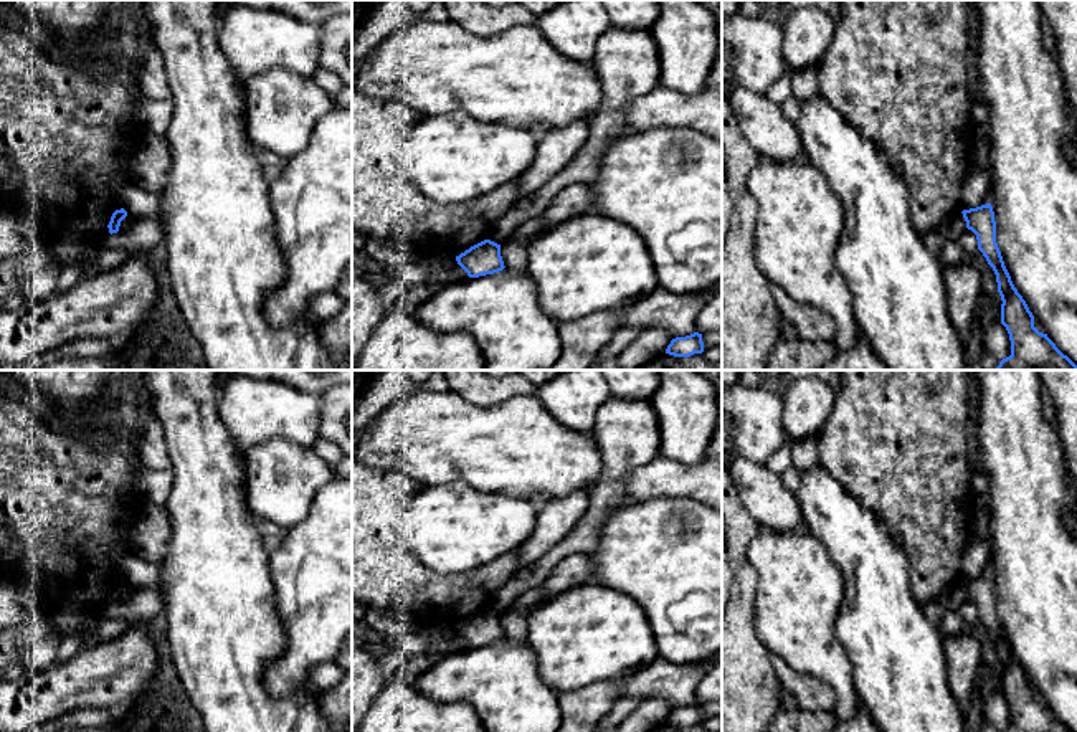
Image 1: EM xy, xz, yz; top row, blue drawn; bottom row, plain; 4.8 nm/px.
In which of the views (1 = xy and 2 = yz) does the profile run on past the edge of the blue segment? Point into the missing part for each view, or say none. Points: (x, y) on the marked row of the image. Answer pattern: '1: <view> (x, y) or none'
1: none
2: none

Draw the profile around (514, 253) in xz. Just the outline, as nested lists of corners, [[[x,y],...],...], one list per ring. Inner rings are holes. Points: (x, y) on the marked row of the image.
[[[507,240],[501,245],[501,256],[507,269],[525,271],[527,245],[529,243],[517,240]]]

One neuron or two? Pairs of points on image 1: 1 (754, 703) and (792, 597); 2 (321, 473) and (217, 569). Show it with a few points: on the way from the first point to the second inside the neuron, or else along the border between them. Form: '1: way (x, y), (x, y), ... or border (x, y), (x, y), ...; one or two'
1: border (755, 617), (755, 633), (772, 655); two
2: border (246, 481), (246, 508), (256, 519); two

